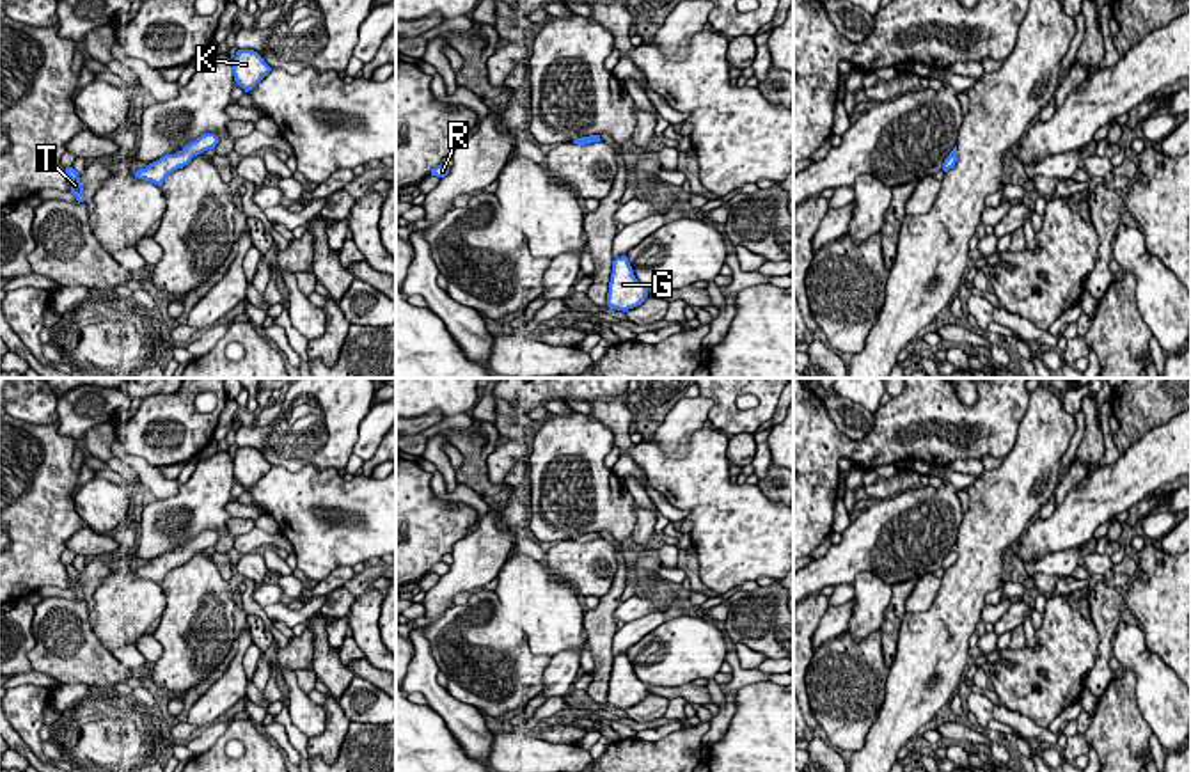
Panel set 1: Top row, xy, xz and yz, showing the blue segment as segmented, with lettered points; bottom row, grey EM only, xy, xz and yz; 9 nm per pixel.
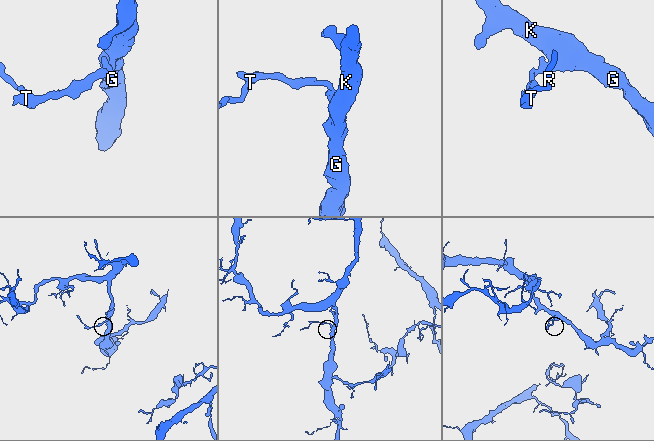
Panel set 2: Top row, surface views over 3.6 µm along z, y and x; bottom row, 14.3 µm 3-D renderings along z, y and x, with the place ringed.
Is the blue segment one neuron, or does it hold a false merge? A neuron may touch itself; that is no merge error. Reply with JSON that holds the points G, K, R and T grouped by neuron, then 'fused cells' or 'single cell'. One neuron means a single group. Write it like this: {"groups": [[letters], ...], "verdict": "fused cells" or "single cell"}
{"groups": [["G", "K"], ["R", "T"]], "verdict": "fused cells"}

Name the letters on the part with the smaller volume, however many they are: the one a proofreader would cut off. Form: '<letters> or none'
R, T

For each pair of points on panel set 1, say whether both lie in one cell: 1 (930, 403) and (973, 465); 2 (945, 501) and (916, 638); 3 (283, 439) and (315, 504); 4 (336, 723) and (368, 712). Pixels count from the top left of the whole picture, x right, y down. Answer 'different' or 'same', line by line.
1: different
2: different
3: different
4: different

